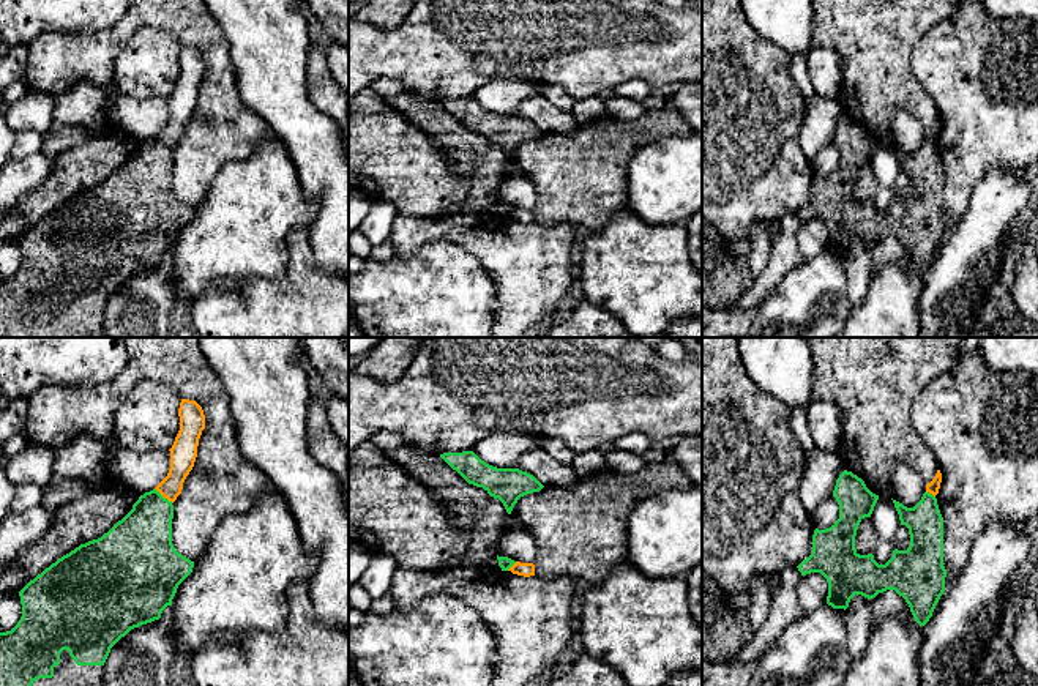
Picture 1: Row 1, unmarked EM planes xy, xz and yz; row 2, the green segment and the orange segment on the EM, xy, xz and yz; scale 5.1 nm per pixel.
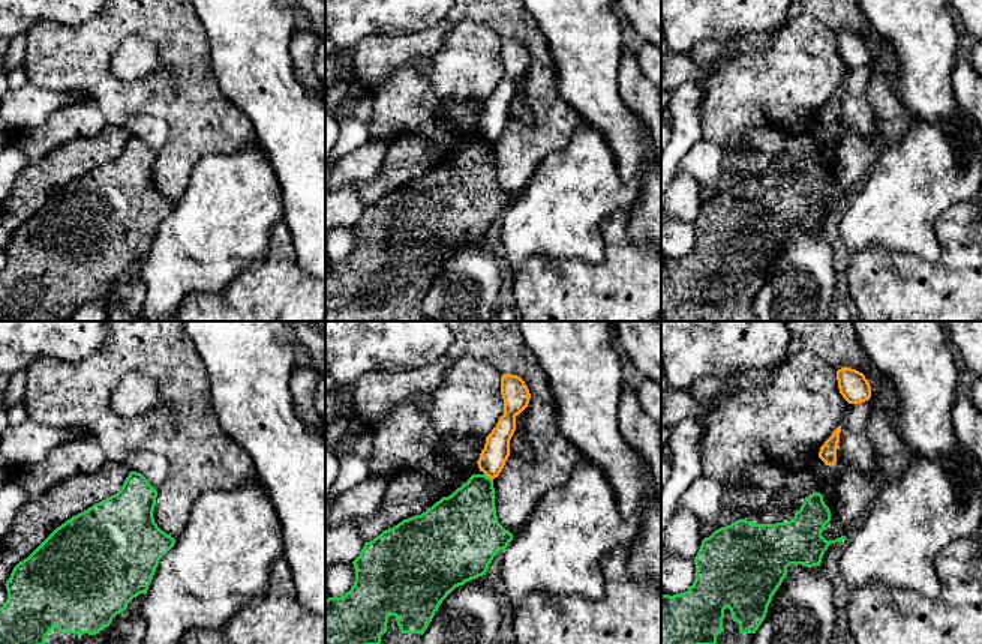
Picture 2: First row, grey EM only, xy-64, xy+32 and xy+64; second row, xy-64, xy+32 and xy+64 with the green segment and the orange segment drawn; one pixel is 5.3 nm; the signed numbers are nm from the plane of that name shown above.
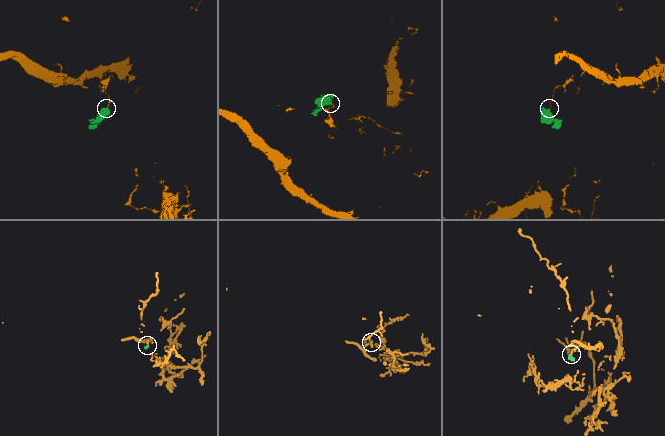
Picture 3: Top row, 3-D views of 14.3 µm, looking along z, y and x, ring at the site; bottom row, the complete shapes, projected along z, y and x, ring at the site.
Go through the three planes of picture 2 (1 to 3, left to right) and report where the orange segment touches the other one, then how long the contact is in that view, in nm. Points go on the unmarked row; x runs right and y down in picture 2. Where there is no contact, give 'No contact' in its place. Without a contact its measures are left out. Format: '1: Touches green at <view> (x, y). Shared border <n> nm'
1: No contact
2: Touches green at xy+32 (489, 141). Shared border 60 nm
3: No contact

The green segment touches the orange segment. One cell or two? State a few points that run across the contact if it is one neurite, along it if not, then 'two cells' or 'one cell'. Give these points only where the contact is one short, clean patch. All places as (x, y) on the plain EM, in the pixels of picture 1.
xy (155, 134), (172, 149) | two cells

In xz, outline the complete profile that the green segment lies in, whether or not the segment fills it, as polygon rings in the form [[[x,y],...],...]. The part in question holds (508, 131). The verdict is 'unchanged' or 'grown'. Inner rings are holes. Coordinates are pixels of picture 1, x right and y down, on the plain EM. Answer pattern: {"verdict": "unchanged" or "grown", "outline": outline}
{"verdict": "unchanged", "outline": [[[473,98],[443,99],[440,104],[469,131],[483,134],[491,144],[498,145],[508,161],[521,144],[544,134],[533,121],[519,115],[492,114]]]}

